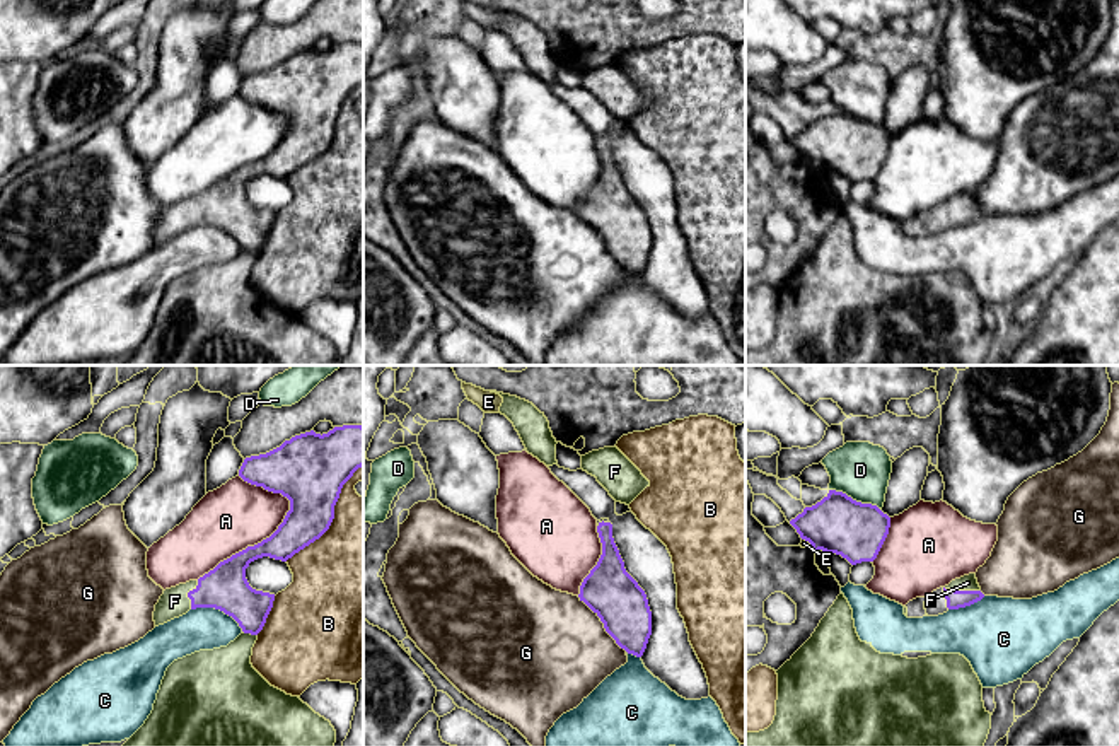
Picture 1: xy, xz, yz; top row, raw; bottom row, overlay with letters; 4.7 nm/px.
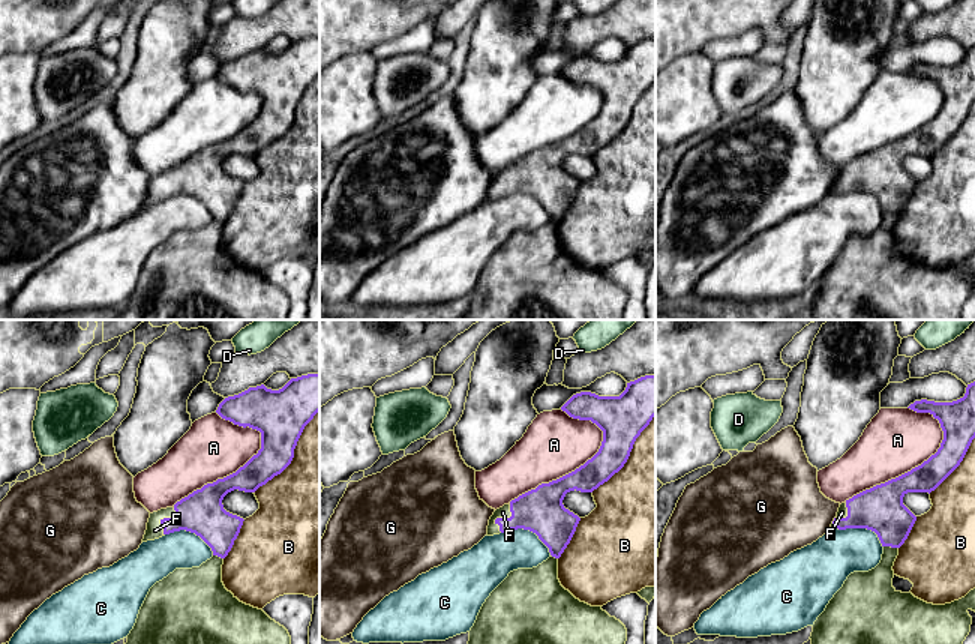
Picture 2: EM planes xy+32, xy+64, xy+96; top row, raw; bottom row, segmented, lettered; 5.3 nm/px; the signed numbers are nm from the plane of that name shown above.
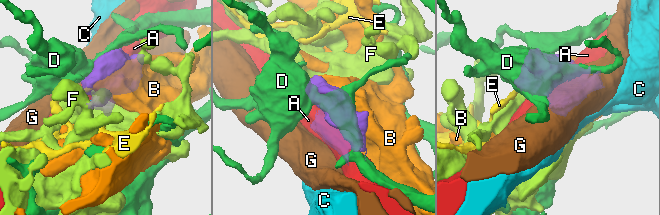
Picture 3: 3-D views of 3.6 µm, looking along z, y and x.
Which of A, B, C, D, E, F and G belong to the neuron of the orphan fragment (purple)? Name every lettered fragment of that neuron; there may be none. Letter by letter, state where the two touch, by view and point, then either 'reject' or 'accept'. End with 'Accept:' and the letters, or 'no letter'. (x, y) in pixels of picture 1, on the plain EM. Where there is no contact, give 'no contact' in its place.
A: contact xy (249, 164); reject
B: contact xy (333, 135); reject
C: contact xy (219, 226); reject
D: contact yz (855, 118); reject
E: contact yz (809, 159); reject
F: contact yz (962, 209); accept
G: contact xz (604, 243); reject
Accept: F

